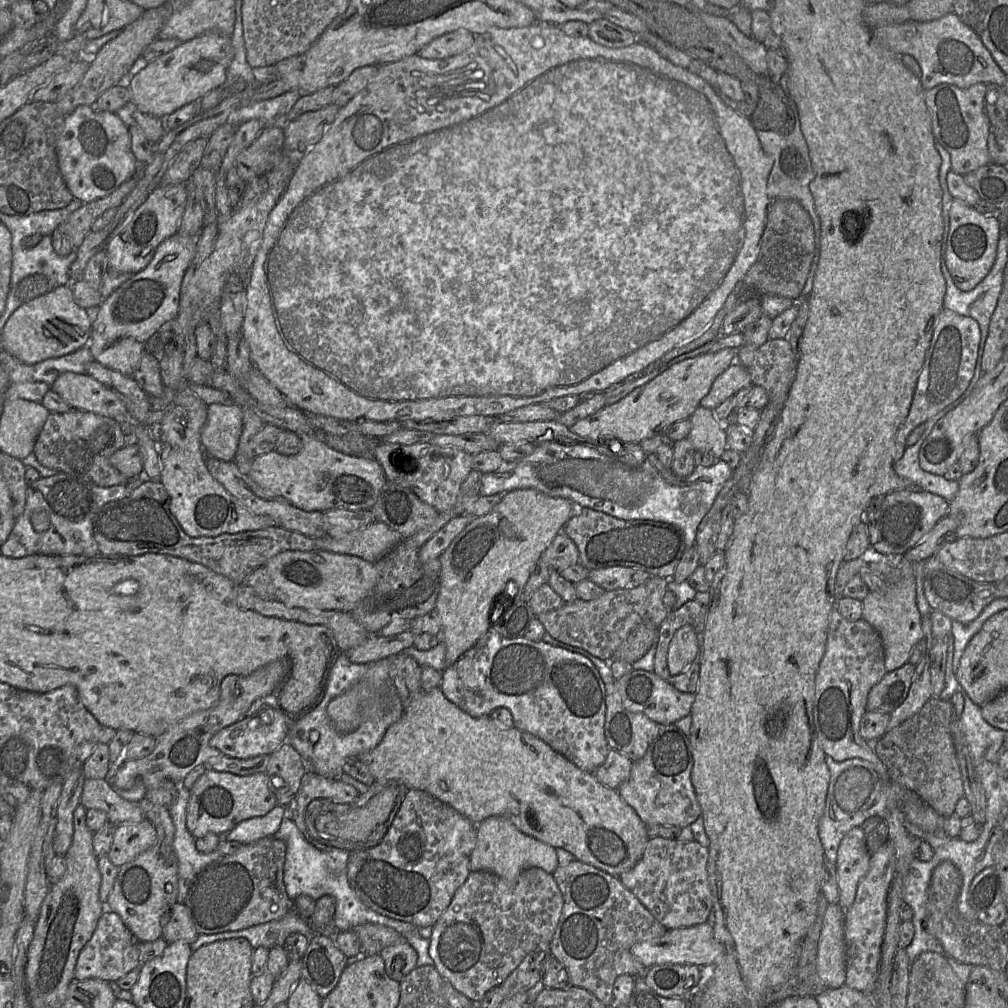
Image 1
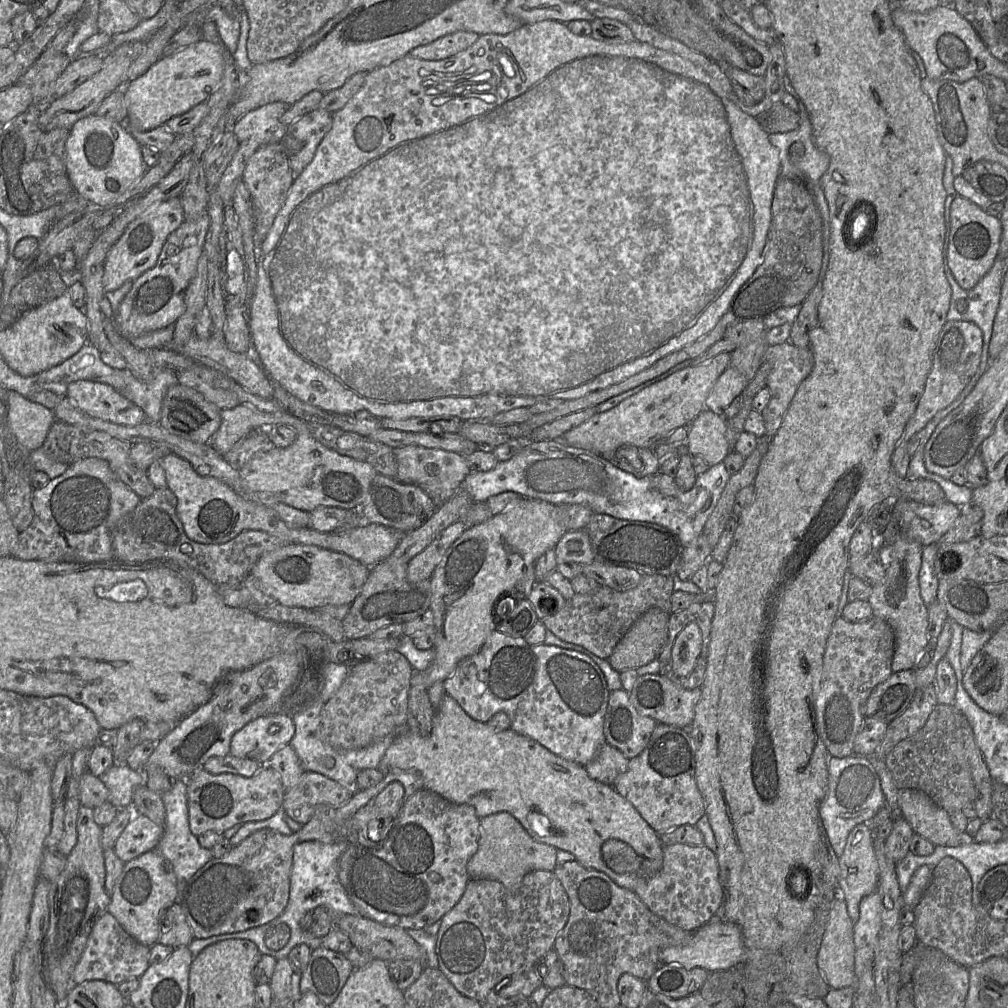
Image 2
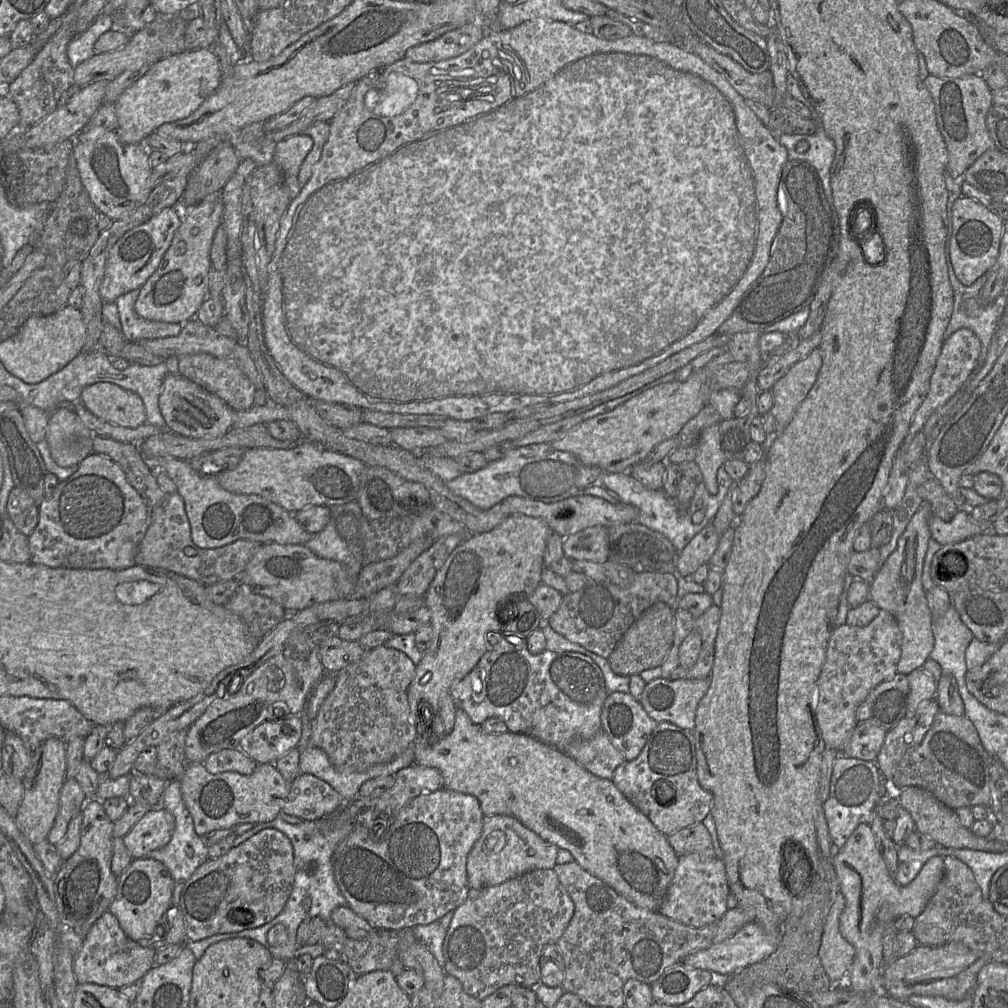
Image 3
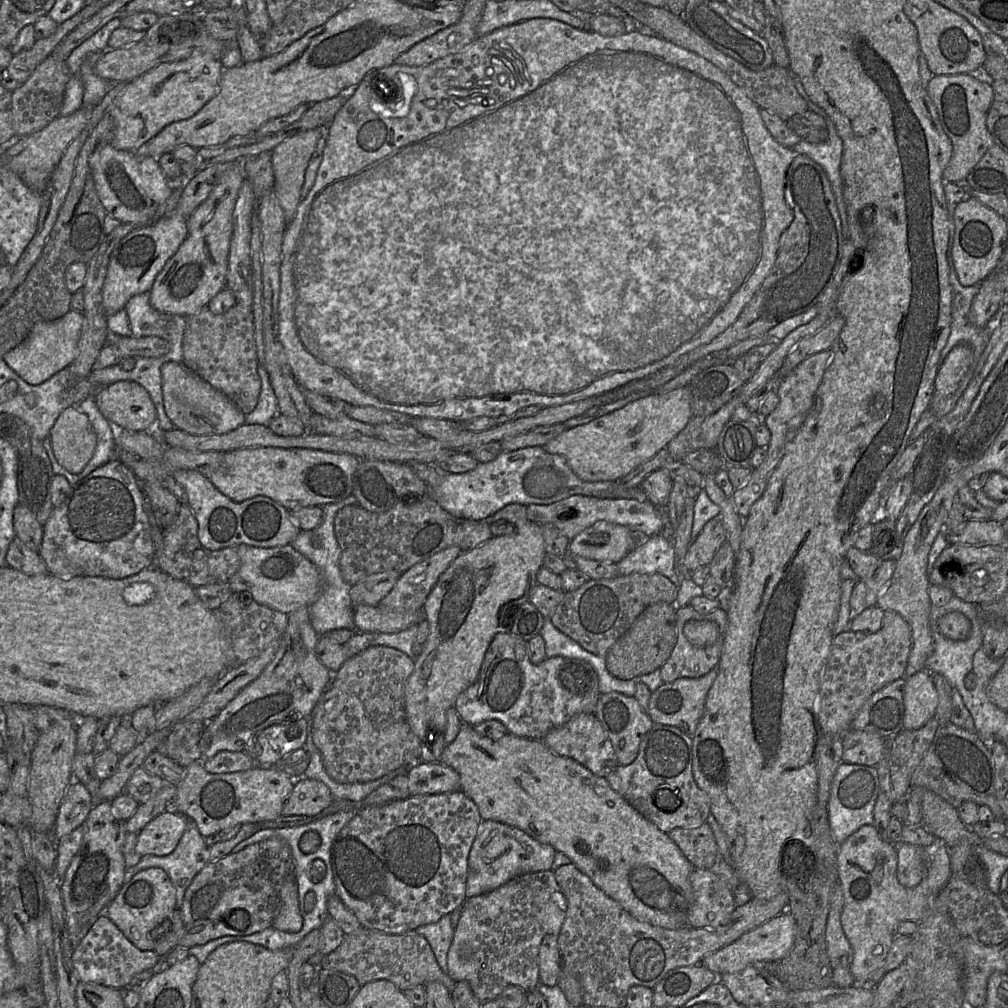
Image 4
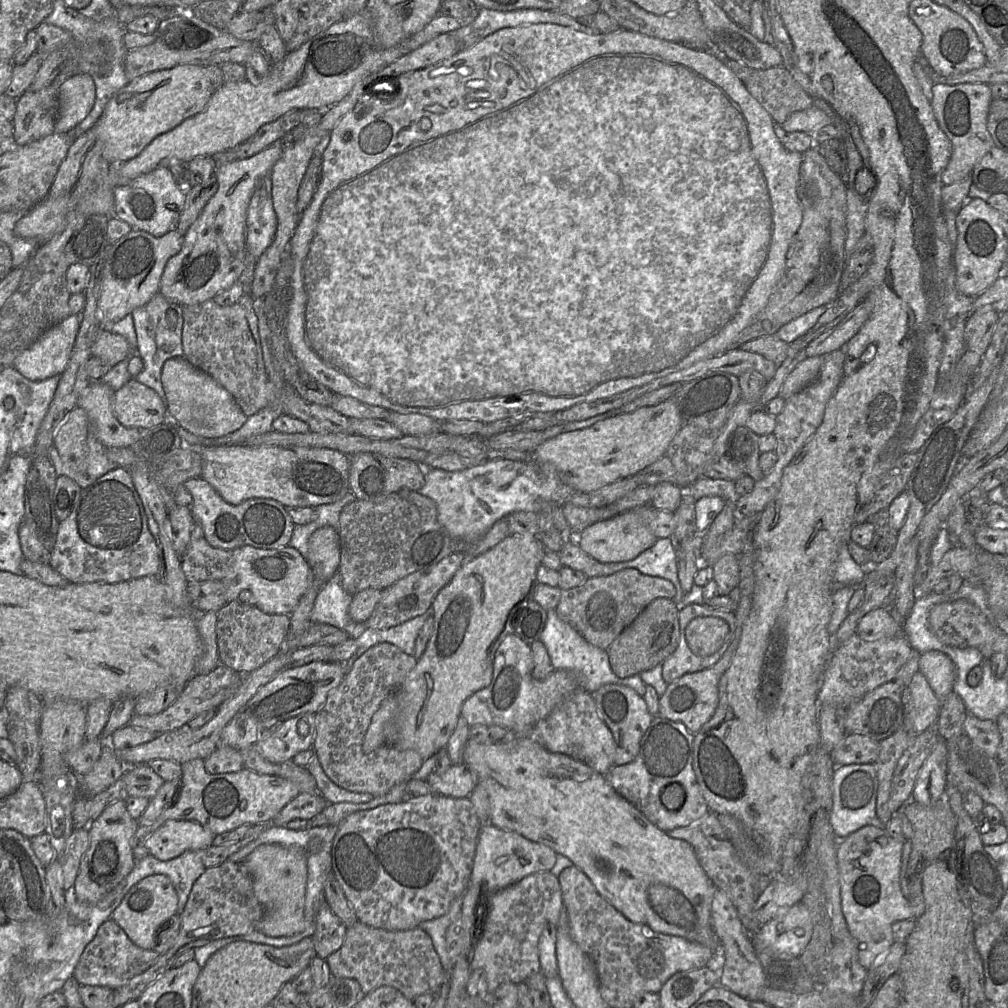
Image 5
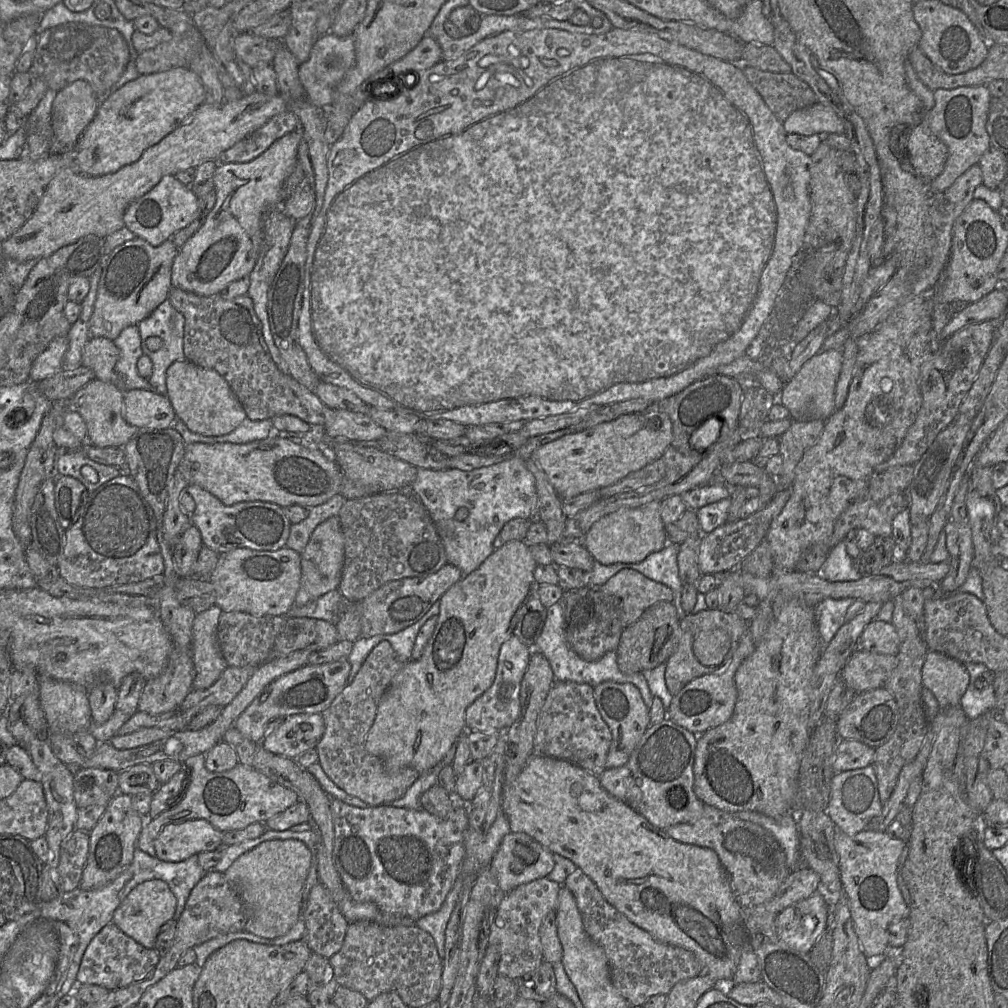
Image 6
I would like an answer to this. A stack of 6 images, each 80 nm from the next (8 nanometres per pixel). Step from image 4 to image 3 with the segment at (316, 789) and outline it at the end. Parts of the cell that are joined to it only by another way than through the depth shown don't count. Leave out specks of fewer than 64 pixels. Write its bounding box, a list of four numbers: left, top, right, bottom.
[282,773,344,820]

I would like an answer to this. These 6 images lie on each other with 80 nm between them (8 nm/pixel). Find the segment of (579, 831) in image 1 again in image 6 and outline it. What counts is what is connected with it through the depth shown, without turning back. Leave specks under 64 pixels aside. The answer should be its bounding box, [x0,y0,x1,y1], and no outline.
[501,753,748,984]

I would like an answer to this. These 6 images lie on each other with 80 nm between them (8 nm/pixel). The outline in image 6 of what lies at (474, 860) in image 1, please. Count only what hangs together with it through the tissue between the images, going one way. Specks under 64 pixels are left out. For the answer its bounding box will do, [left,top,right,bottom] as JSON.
[490,833,554,893]

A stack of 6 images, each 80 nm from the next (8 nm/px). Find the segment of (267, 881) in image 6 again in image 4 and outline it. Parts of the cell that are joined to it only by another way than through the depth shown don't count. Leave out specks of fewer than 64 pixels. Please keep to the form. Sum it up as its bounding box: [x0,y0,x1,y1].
[271,873,303,932]

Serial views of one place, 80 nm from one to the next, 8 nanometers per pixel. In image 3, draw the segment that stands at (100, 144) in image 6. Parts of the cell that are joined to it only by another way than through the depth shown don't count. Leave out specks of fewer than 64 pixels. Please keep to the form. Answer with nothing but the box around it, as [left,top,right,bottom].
[115,48,223,144]

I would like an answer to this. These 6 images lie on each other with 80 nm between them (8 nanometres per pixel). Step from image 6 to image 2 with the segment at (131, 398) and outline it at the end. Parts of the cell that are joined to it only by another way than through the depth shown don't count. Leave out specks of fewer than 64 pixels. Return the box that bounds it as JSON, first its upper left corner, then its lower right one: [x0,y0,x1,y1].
[66,380,146,426]

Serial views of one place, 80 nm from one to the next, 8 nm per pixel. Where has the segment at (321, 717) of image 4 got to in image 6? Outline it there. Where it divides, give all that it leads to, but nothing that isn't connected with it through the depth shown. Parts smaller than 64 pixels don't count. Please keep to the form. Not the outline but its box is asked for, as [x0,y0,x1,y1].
[315,640,420,807]

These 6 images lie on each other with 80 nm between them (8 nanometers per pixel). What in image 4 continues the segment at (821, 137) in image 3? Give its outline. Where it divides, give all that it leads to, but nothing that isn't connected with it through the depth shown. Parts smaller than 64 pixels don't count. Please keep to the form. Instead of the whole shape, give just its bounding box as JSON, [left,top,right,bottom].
[793,119,848,236]

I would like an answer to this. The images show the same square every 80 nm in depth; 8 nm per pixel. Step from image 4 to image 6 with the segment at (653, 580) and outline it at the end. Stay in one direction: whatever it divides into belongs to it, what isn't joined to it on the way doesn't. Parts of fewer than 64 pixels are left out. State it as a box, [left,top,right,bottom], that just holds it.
[600,569,673,629]

